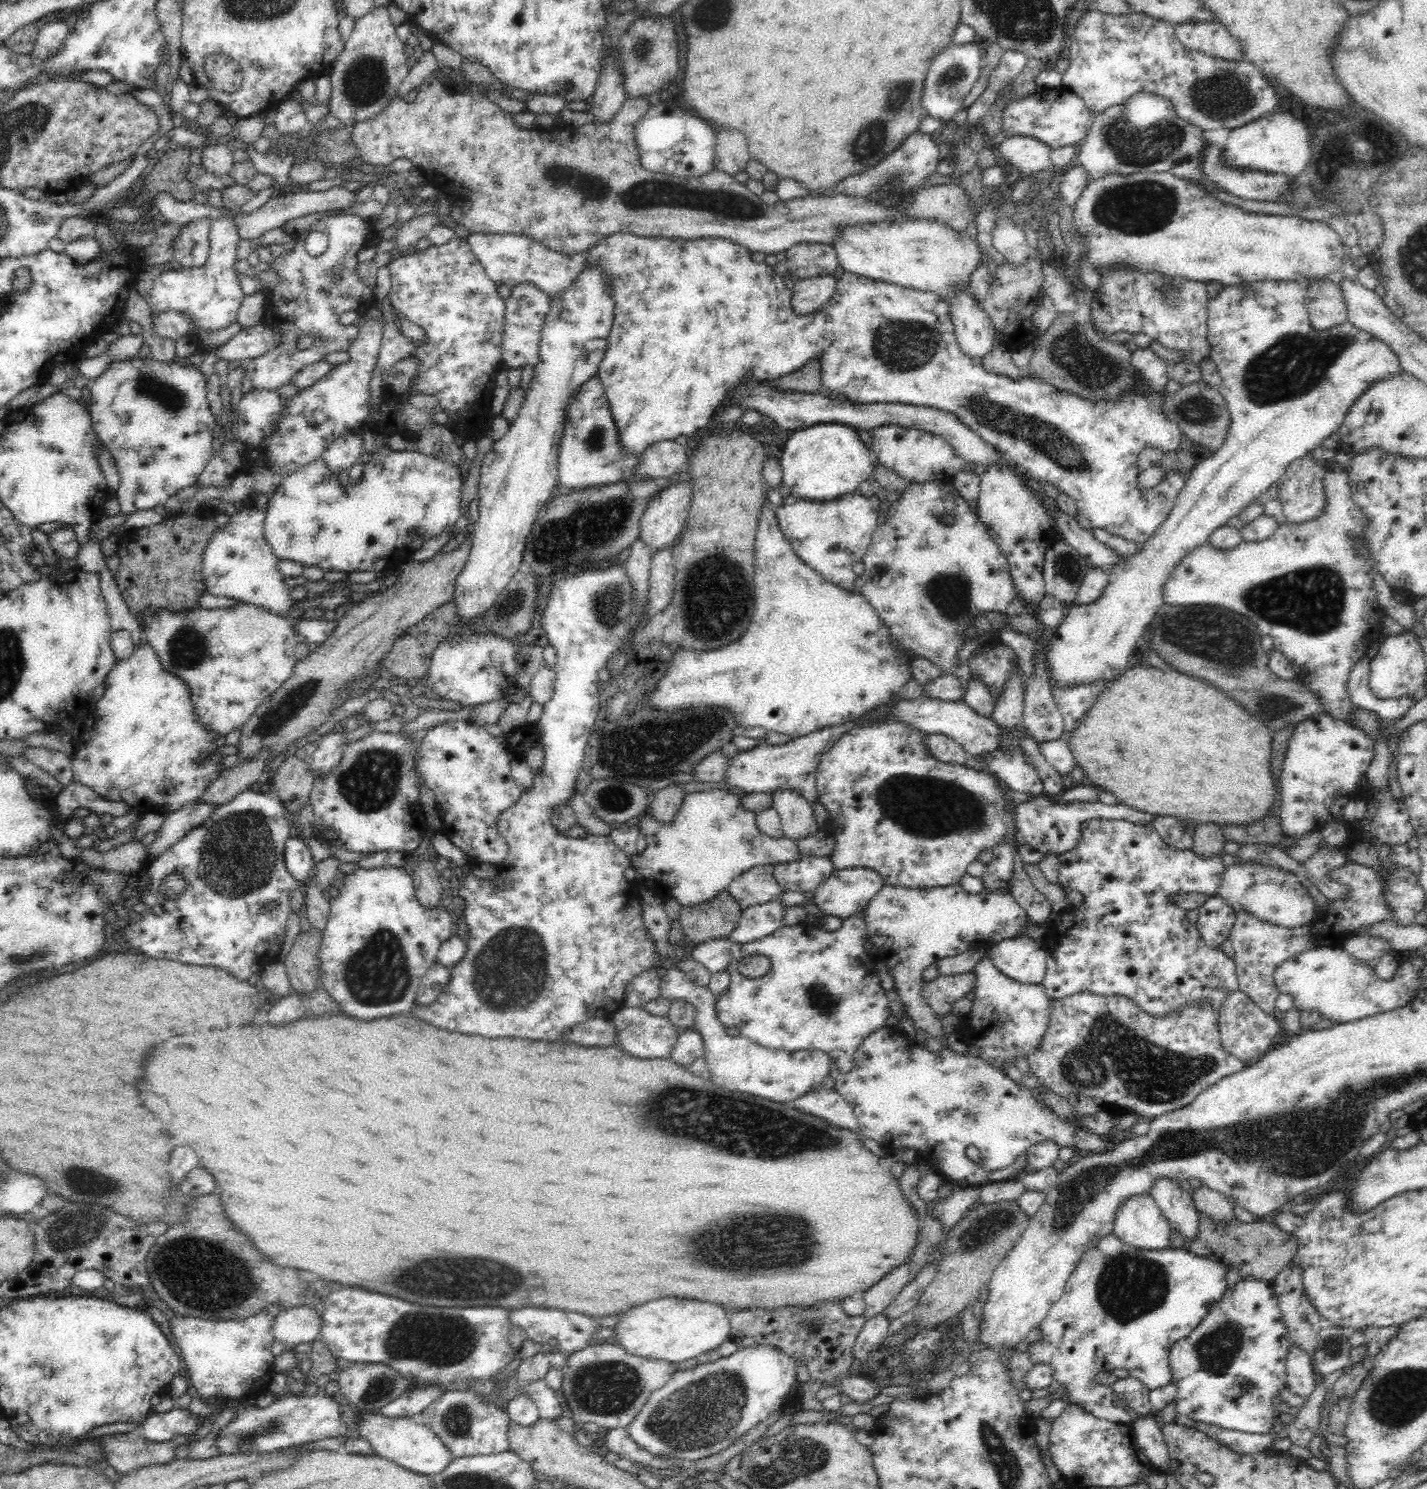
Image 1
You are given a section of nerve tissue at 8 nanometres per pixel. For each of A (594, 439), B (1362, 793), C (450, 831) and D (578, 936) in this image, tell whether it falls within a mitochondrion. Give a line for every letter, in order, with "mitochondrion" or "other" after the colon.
A: mitochondrion
B: other
C: other
D: other

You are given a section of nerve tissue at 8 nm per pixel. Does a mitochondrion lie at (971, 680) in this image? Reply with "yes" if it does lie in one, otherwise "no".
no

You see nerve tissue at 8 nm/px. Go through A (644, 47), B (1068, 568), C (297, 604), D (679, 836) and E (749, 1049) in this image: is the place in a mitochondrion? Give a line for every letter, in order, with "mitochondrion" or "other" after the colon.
A: mitochondrion
B: mitochondrion
C: other
D: other
E: other

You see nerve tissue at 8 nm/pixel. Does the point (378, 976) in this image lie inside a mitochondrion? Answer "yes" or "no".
yes

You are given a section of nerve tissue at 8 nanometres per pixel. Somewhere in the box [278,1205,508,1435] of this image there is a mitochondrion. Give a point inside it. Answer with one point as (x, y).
(441, 1340)

